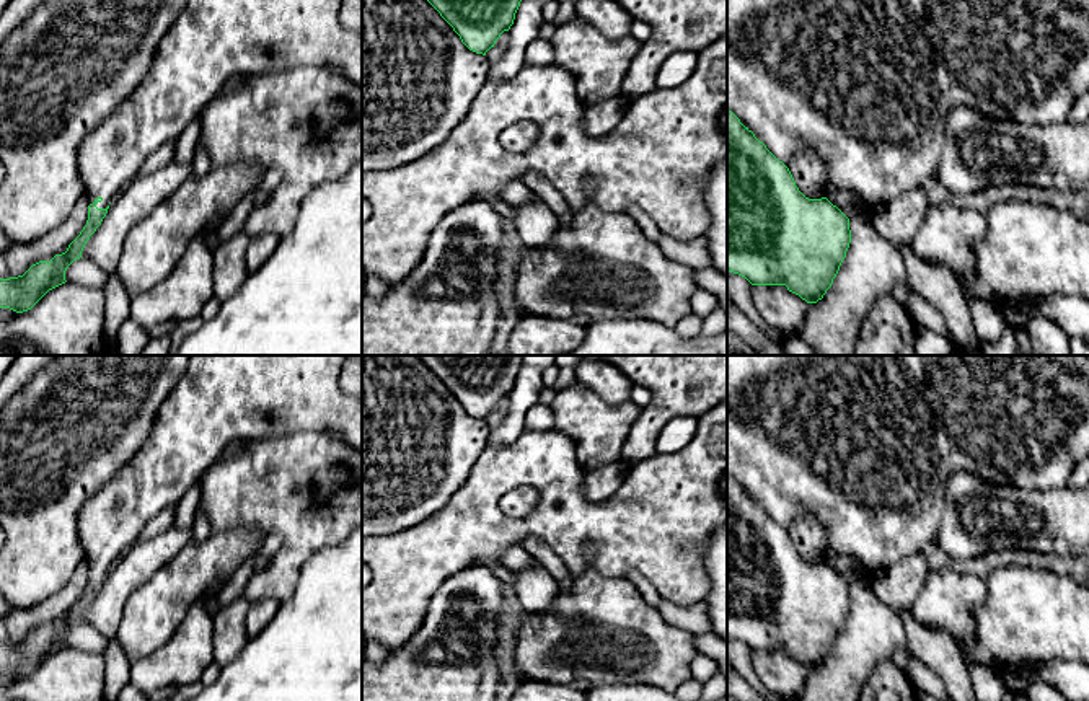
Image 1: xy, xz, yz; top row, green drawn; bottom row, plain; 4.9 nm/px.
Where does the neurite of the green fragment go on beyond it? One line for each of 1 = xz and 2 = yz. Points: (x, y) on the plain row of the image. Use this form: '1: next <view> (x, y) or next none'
1: next none
2: next none

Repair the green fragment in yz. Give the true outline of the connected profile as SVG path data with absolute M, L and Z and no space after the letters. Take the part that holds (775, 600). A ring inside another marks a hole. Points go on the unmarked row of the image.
M727 474L727 636L752 650L786 650L817 668L831 652L849 608L849 584L827 562L805 562L789 533Z

